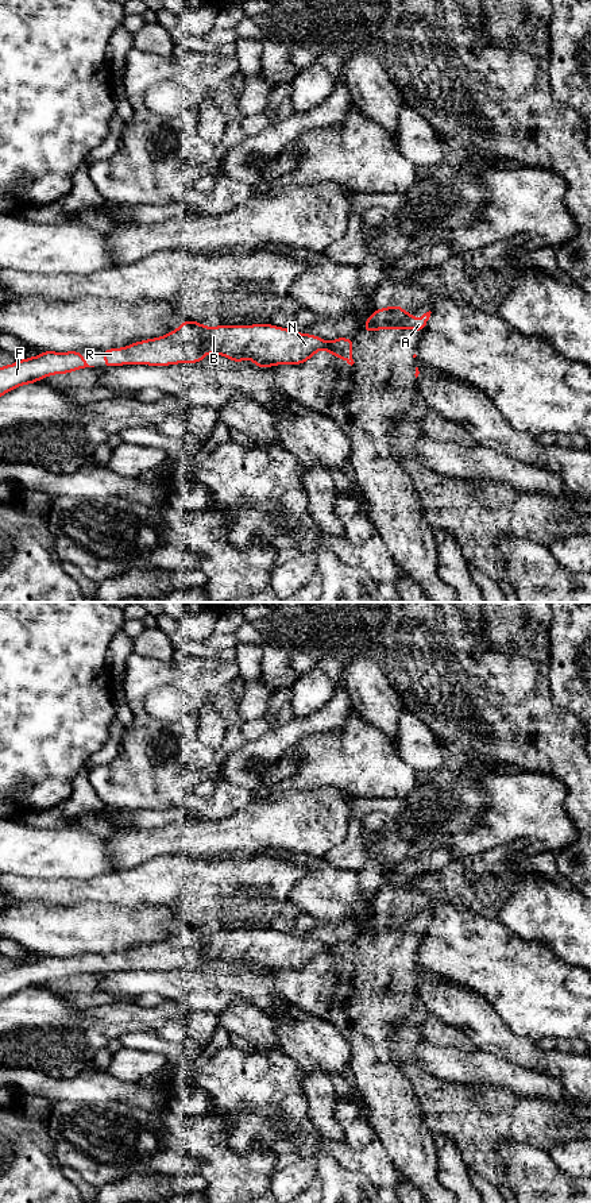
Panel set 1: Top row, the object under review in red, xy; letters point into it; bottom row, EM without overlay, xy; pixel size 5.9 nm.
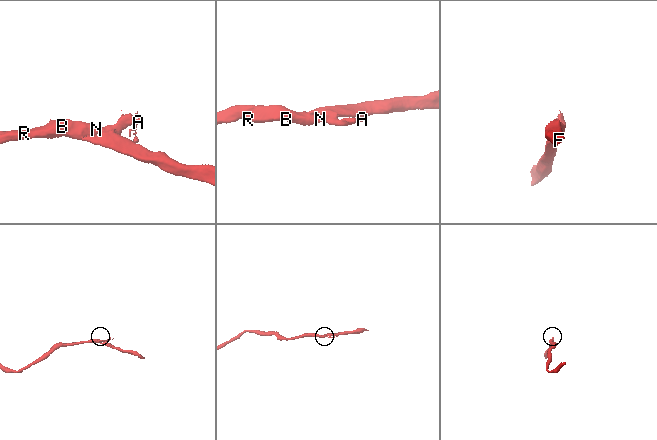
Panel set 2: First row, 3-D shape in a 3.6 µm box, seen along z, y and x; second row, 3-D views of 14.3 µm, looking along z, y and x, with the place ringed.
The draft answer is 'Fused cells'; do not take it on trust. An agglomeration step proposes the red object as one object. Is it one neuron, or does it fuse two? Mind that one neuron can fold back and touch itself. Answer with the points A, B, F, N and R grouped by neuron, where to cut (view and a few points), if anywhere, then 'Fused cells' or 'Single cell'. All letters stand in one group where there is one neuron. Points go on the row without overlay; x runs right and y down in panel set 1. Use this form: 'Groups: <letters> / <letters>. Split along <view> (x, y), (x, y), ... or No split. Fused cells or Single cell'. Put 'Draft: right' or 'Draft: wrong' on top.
Draft: right
Groups: A / B F N R. Split along xy (327, 947), (324, 953). Fused cells

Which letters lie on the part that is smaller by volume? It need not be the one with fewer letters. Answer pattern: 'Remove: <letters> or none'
Remove: A

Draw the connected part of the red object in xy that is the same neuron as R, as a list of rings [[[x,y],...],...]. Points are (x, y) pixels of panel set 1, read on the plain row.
[[[182,925],[171,937],[128,949],[104,953],[104,972],[123,969],[170,971],[200,968],[206,959],[223,960],[243,968],[247,963],[256,972],[302,969],[327,946],[312,938],[300,938],[273,929],[205,932]]]

